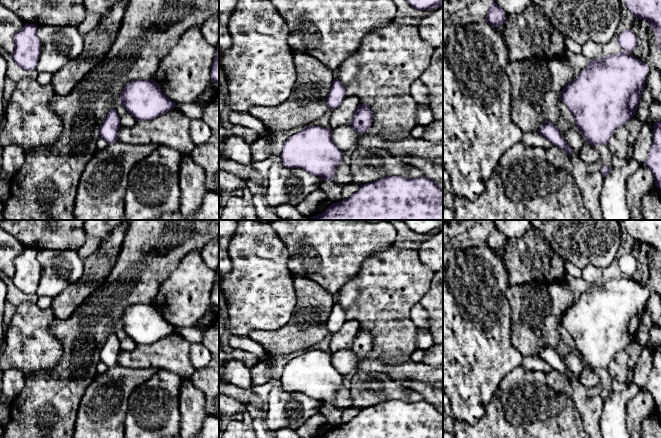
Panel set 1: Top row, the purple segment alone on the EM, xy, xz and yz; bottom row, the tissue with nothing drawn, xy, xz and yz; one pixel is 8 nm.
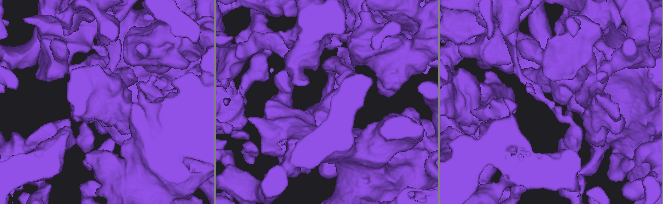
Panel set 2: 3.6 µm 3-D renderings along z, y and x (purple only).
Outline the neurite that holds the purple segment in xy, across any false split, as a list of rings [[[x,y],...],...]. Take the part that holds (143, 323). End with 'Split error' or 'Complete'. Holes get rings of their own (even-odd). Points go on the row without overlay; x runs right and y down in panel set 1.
[[[152,303],[128,306],[120,316],[119,326],[136,345],[154,343],[176,331]]]. Complete

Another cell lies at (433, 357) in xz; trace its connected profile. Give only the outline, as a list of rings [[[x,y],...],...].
[[[434,344],[426,350],[422,362],[433,368],[443,368],[443,344]]]

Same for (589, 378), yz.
[[[585,365],[580,375],[580,382],[585,387],[593,389],[601,384],[601,379],[594,370]]]

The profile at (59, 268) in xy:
[[[40,249],[37,252],[37,259],[41,267],[40,281],[36,290],[38,296],[55,297],[83,276],[84,262],[77,258],[75,250]]]

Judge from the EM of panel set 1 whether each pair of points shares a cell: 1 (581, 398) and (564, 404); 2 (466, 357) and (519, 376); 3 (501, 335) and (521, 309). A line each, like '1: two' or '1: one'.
1: two
2: two
3: two

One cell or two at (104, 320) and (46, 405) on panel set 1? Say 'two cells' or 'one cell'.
one cell

